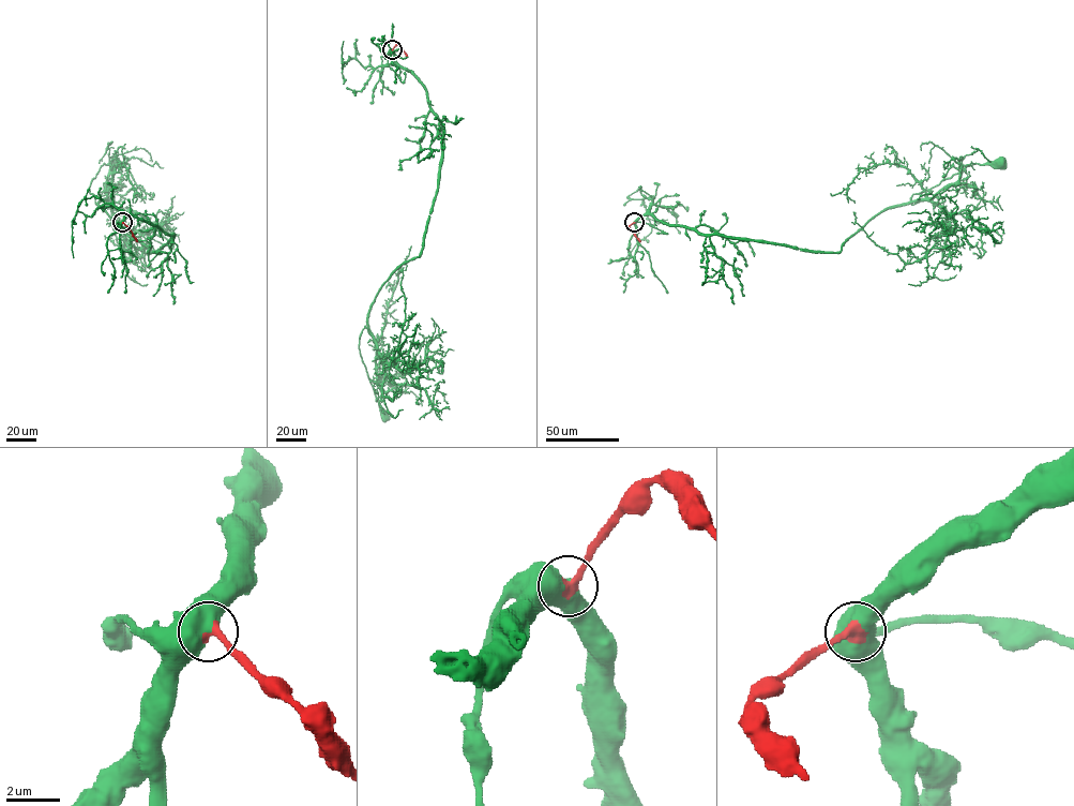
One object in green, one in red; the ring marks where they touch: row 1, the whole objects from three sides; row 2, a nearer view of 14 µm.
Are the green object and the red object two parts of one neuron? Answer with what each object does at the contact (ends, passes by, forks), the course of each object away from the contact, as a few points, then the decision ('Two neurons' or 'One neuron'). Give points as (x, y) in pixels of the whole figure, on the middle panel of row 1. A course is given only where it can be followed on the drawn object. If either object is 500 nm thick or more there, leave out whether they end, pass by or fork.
Course of green: (392, 49), (423, 86), (442, 145), (421, 254), (381, 287), (371, 334), (364, 327), (360, 337), (384, 417). Course of red: (392, 49), (397, 44), (407, 56). One neuron

